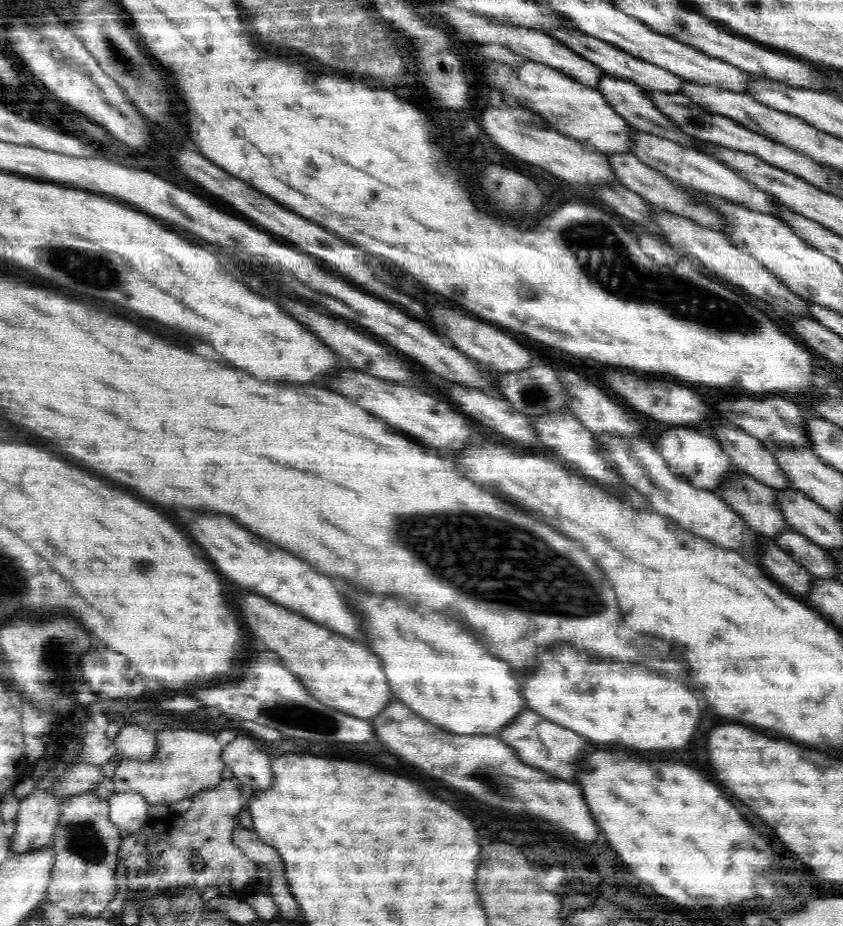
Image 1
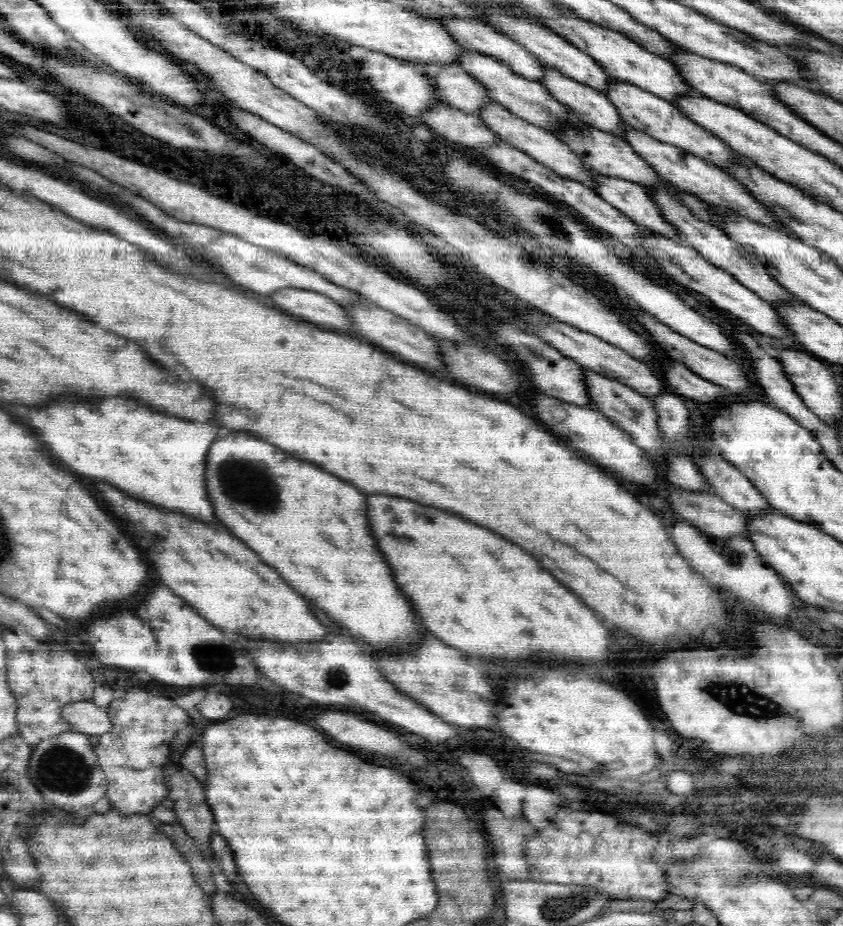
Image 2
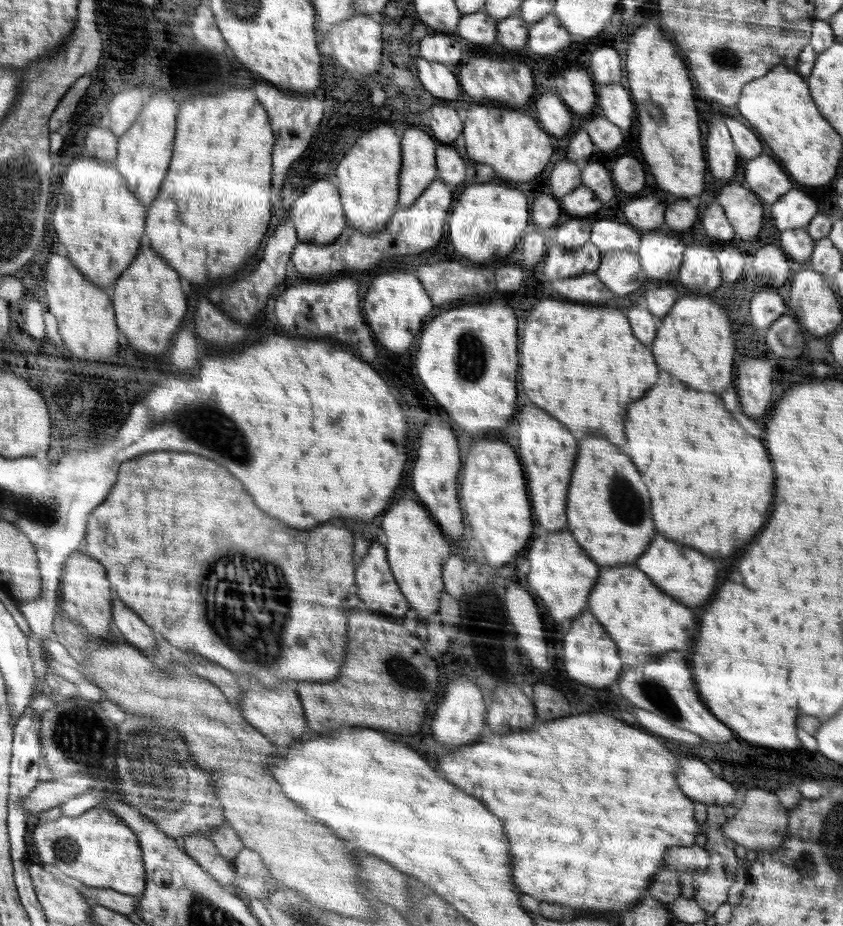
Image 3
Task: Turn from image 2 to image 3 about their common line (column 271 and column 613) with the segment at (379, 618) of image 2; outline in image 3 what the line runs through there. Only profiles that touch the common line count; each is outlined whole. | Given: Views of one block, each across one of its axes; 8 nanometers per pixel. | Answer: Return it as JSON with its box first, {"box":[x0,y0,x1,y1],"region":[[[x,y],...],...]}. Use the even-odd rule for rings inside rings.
{"box":[568,438,654,567],"region":[[[606,438],[578,442],[578,453],[568,489],[568,530],[600,567],[635,564],[654,536],[650,498],[632,460]],[[640,506],[640,518],[638,518]]]}

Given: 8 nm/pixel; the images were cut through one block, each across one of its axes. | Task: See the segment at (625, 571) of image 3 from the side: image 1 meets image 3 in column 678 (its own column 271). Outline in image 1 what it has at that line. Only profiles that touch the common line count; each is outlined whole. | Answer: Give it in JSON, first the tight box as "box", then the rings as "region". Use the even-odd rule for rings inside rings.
{"box":[236,594,393,721],"region":[[[238,594],[236,606],[248,630],[276,653],[284,667],[308,688],[316,700],[350,716],[372,721],[393,696],[380,658],[368,646],[302,617],[294,610],[268,602],[256,594]]]}

